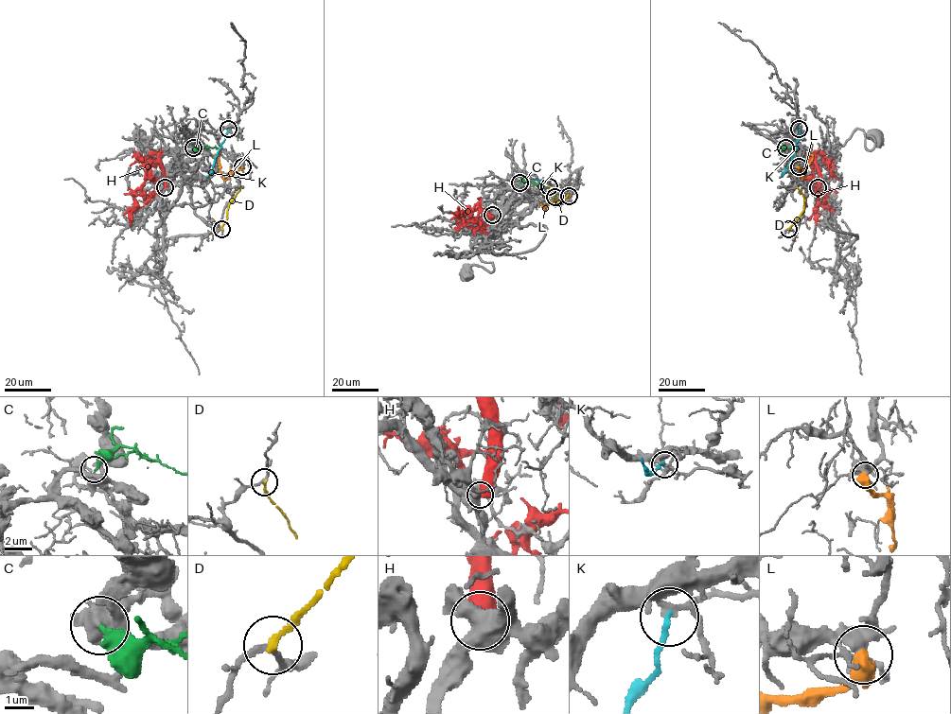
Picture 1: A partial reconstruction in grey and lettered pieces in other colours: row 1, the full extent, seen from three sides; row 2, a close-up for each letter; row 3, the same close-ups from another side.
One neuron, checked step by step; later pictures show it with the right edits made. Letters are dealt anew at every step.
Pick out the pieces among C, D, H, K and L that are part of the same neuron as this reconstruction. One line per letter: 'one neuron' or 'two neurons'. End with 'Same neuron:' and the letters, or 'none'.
C: one neuron
D: two neurons
H: two neurons
K: two neurons
L: two neurons
Same neuron: C

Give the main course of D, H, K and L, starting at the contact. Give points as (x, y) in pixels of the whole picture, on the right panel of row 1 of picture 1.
D: (788, 229), (804, 206), (804, 197), (797, 187)
H: (818, 187), (818, 168), (813, 162), (817, 224)
K: (799, 129), (800, 139), (791, 162), (782, 177)
L: (799, 166), (803, 172), (803, 180), (813, 156), (805, 154)

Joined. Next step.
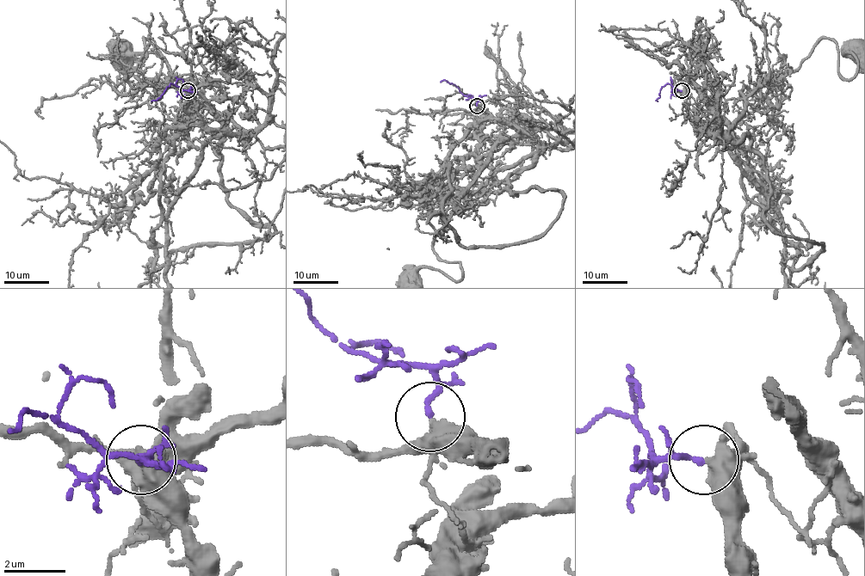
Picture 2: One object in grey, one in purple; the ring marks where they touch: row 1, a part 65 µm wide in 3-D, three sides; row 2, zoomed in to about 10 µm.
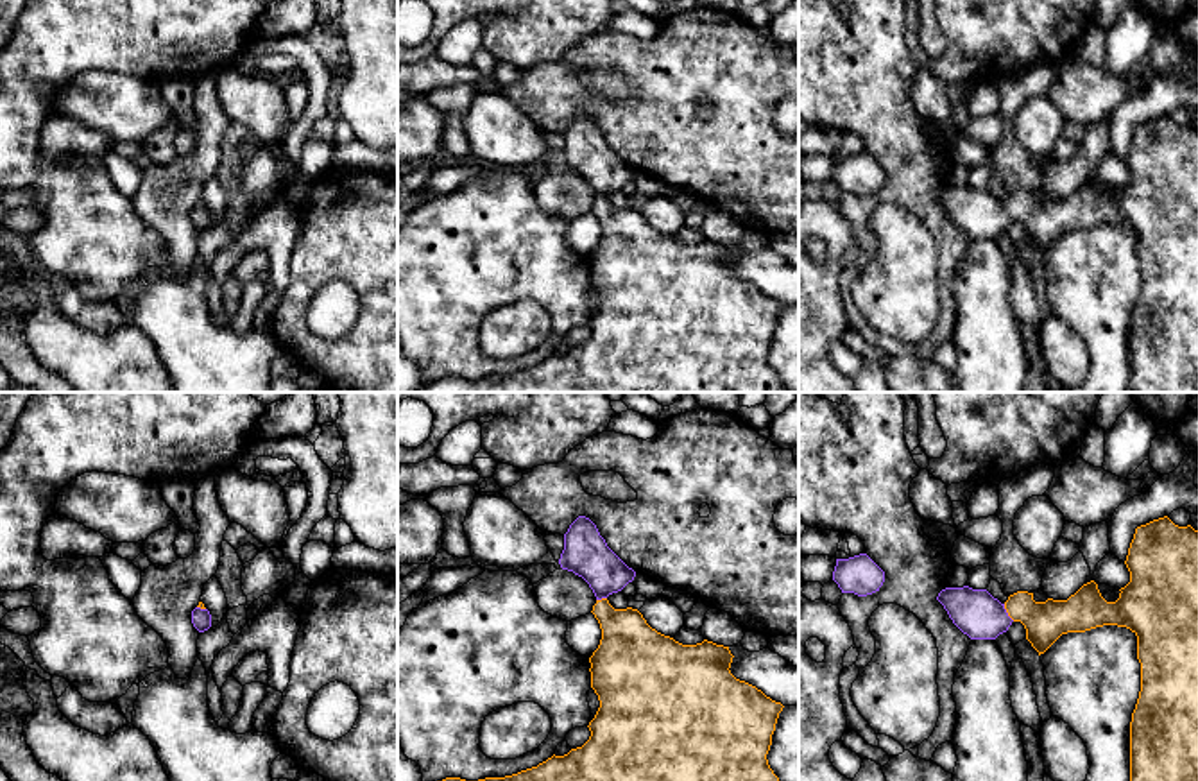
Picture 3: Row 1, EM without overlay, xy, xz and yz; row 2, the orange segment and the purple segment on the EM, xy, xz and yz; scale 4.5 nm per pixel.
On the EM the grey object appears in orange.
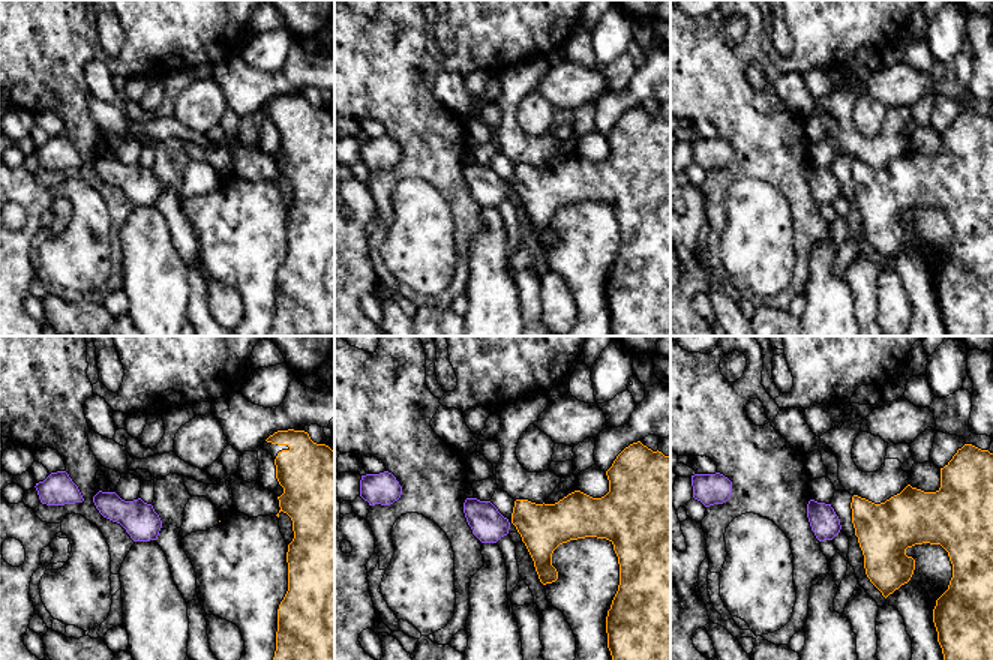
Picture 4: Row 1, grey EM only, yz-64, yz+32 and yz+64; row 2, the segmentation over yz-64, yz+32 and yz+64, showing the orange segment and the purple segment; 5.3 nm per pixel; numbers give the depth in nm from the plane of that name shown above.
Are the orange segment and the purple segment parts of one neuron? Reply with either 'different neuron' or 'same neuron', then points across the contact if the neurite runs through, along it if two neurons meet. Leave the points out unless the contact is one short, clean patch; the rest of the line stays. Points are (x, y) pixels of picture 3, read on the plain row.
same neuron; runs through yz (1044, 221), (1028, 210), (1007, 210), (976, 212)

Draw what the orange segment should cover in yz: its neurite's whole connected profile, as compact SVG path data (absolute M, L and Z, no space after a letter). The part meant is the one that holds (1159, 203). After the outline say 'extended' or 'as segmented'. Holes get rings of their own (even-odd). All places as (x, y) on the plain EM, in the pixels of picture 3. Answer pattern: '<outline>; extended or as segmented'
M1168 115L1135 127L1125 159L1130 181L1116 201L1107 201L1094 179L1083 183L1067 199L1035 201L1033 192L1017 190L1005 202L987 188L946 186L937 199L953 222L971 238L996 238L1014 220L1026 227L1026 238L1044 253L1062 233L1085 231L1103 224L1126 226L1137 235L1141 290L1130 321L1130 385L1128 392L1198 392L1198 129L1178 125Z; extended

